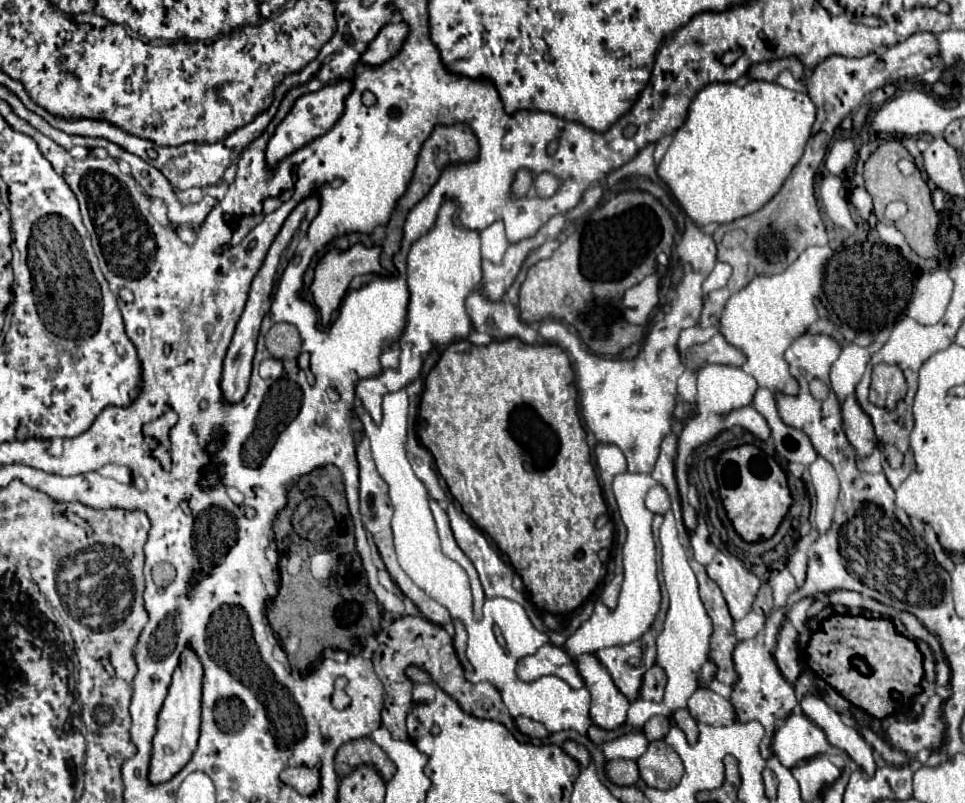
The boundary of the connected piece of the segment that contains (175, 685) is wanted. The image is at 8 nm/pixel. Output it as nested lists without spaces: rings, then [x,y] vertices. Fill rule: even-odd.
[[[186,649],[180,655],[180,663],[172,675],[168,697],[158,715],[158,731],[154,737],[154,749],[148,771],[148,781],[152,785],[170,781],[190,761],[200,733],[200,697],[202,697],[200,691],[202,691],[202,663],[192,649]]]

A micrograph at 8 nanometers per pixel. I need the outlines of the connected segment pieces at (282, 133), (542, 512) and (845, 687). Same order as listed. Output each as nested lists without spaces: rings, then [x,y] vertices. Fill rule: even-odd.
[[[340,79],[336,83],[324,85],[320,91],[306,93],[306,95],[298,97],[294,107],[290,109],[290,113],[280,121],[280,125],[276,127],[274,135],[268,141],[268,147],[266,147],[266,163],[268,163],[268,167],[274,169],[284,157],[292,155],[294,151],[302,149],[304,145],[312,143],[314,139],[326,135],[334,127],[334,123],[342,117],[344,101],[350,95],[350,91],[352,91],[352,79]]]
[[[516,337],[504,339],[504,341],[492,341],[490,345],[478,347],[472,345],[470,341],[454,341],[450,343],[432,371],[428,373],[424,381],[424,393],[420,399],[420,419],[418,419],[418,437],[422,445],[432,453],[436,461],[438,473],[446,479],[448,489],[452,497],[460,503],[462,511],[482,529],[486,531],[498,549],[510,559],[510,565],[518,571],[522,577],[528,593],[532,595],[532,601],[550,613],[568,613],[582,605],[592,591],[602,583],[606,575],[606,563],[600,561],[600,551],[608,549],[612,545],[612,531],[614,527],[598,527],[596,519],[600,515],[606,515],[606,503],[602,499],[600,485],[596,481],[596,473],[590,461],[590,447],[586,443],[586,433],[582,427],[582,421],[578,417],[578,391],[574,385],[574,371],[568,359],[568,353],[560,345],[550,345],[550,343],[536,343],[528,345]]]
[[[830,615],[820,623],[820,629],[812,633],[808,647],[808,667],[834,687],[852,705],[868,711],[870,715],[884,719],[894,711],[908,711],[910,697],[920,691],[922,653],[916,643],[896,633],[888,619],[866,619],[862,615]],[[892,691],[898,691],[902,699],[894,699]]]

